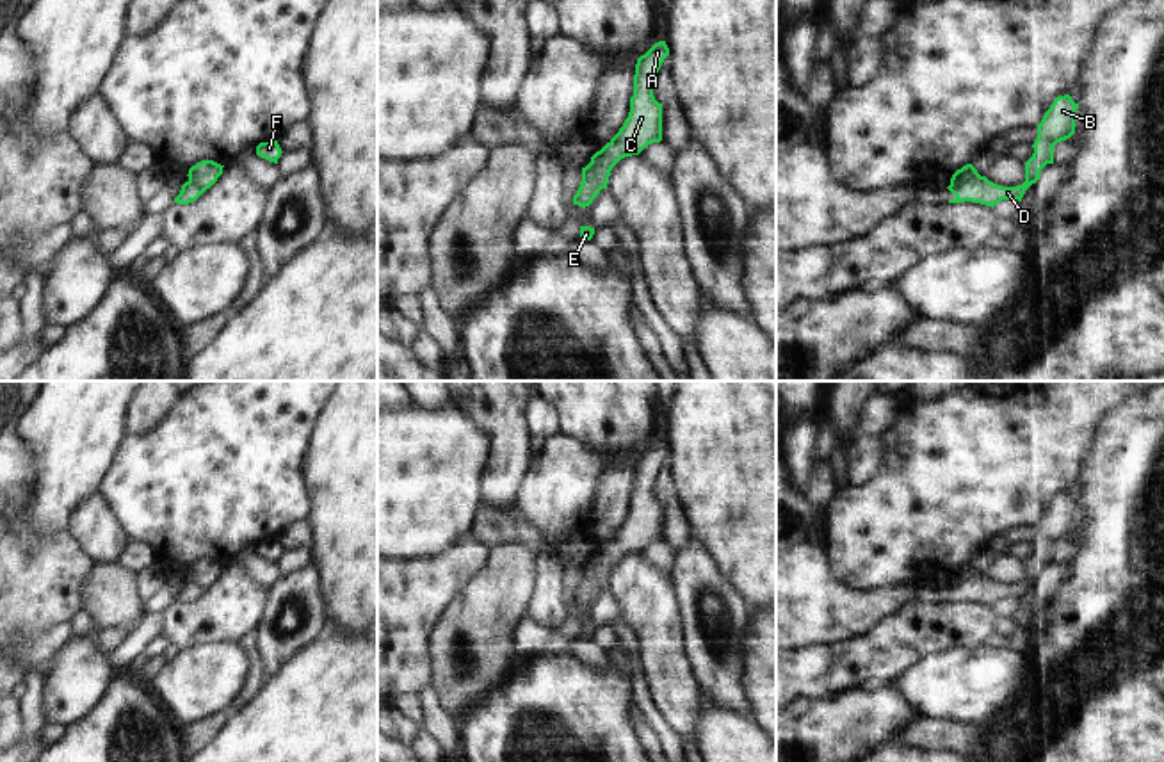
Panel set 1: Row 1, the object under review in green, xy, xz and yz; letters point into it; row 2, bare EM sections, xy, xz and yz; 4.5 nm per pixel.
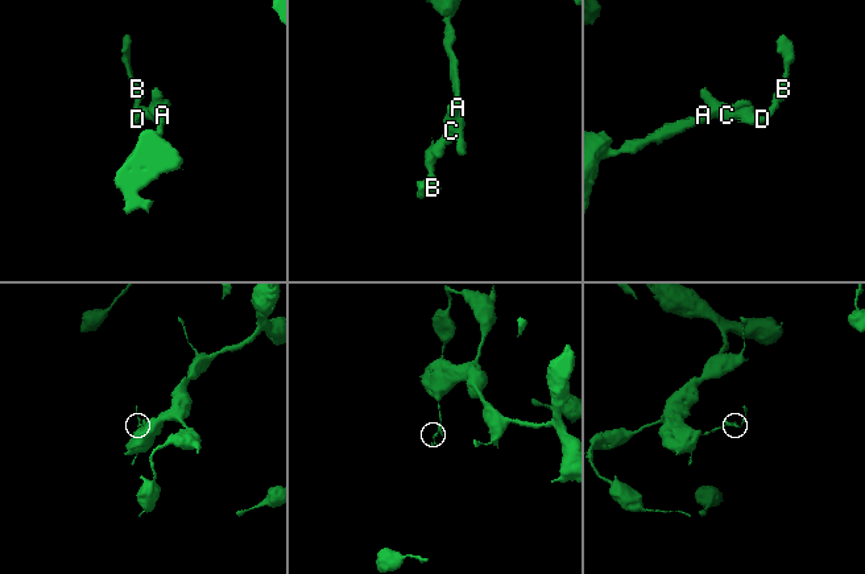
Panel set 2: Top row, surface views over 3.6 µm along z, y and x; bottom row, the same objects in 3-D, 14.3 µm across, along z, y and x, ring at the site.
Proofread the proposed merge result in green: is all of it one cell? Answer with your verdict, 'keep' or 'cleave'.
cleave

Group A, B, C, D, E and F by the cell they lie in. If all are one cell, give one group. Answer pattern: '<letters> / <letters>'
A C F / B D E

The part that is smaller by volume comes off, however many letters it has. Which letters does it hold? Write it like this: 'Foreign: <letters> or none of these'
Foreign: B, D, E

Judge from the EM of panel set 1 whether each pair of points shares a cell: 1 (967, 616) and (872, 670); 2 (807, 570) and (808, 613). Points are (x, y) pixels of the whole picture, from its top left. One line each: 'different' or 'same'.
1: same
2: same

